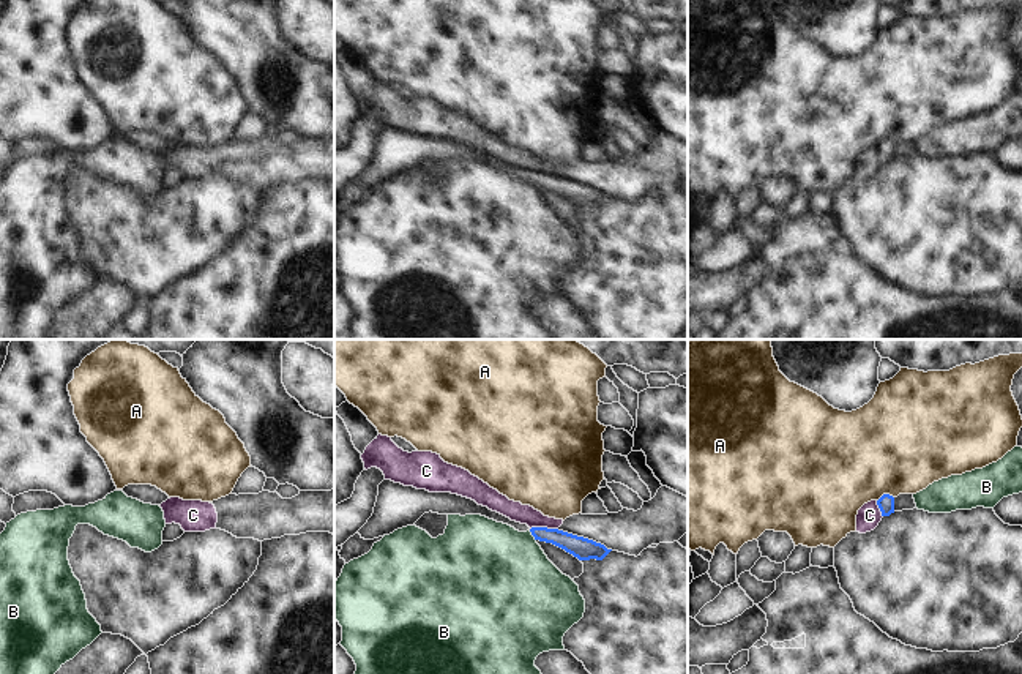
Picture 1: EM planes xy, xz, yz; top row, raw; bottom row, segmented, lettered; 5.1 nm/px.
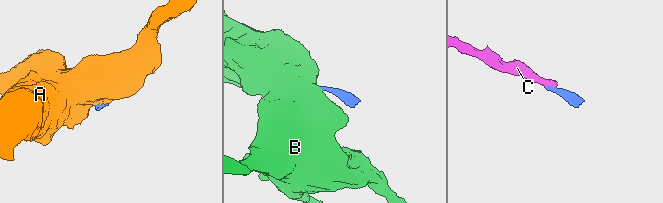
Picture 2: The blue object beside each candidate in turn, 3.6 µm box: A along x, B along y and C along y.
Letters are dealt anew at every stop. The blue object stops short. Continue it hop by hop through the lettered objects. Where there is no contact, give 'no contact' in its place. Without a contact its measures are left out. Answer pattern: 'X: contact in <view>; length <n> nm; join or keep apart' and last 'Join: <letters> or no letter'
A: contact in yz; length 90 nm; keep apart
B: contact in xz; length 70 nm; keep apart
C: contact in xz; length 140 nm; keep apart
Join: no letter

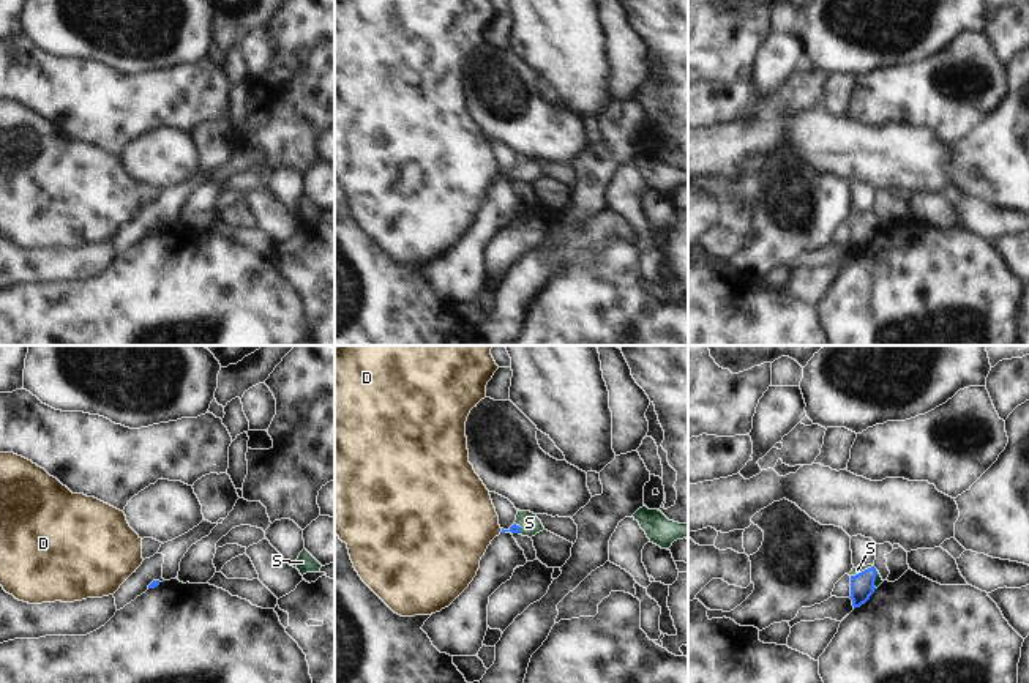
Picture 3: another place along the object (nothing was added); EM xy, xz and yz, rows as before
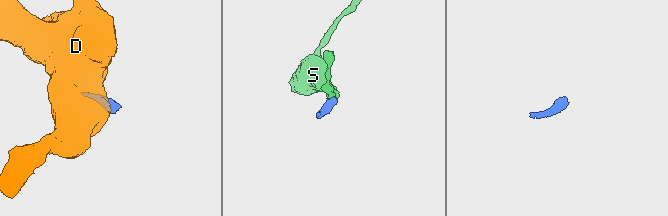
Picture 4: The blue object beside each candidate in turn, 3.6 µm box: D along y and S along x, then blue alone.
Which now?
D: contact in xz; length 30 nm; keep apart
S: contact in yz; length 130 nm; join
Join: S

